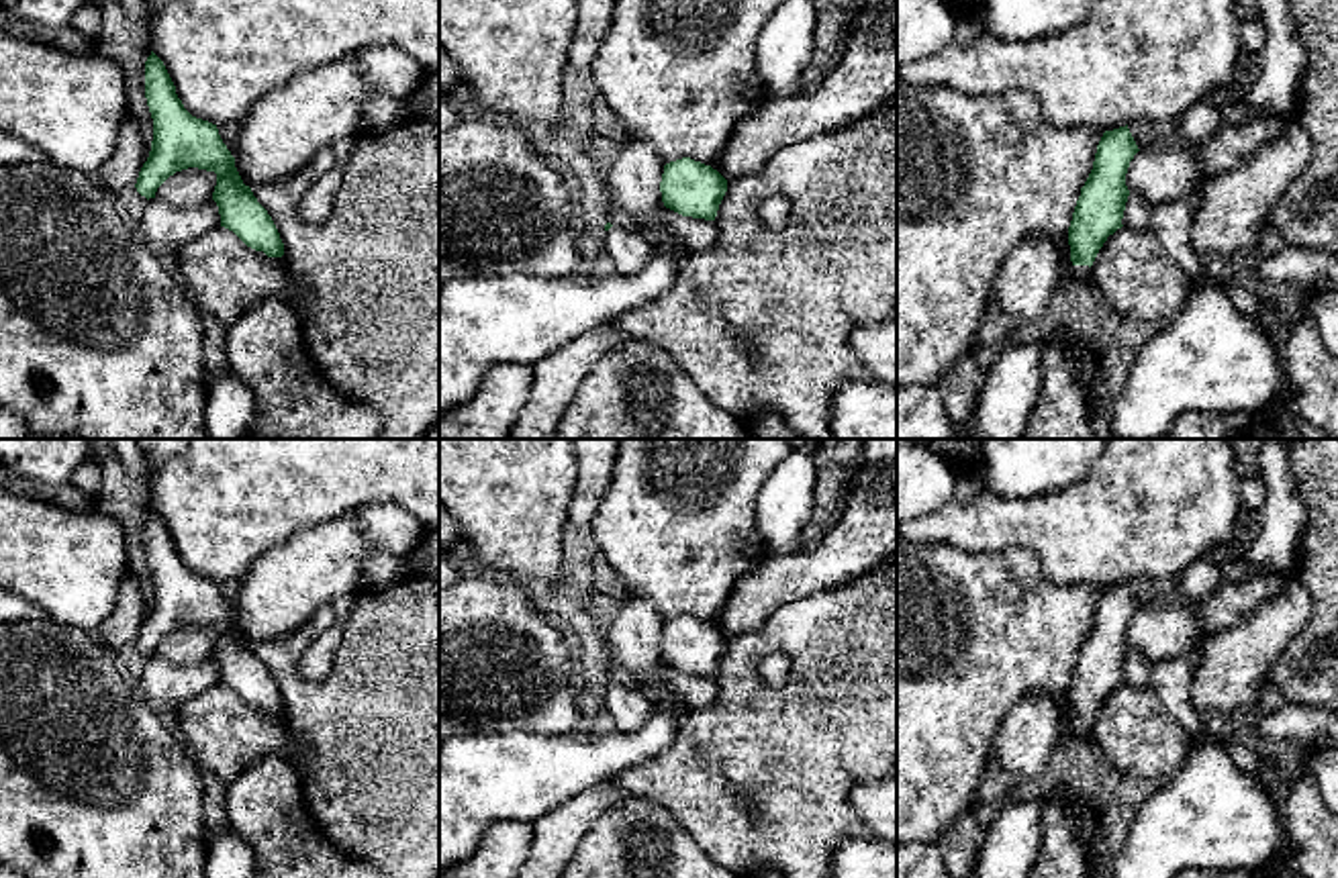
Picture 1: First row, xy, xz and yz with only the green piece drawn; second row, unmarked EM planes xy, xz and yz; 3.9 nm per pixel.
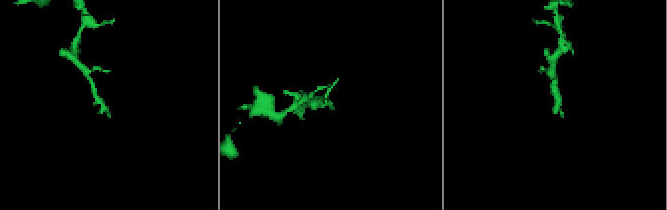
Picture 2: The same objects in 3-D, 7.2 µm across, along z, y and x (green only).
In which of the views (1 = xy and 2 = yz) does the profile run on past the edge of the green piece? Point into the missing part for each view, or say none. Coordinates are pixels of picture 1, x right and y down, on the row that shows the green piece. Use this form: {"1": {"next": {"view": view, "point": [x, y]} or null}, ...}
{"1": {"next": null}, "2": {"next": {"view": "yz", "point": [1079, 272]}}}

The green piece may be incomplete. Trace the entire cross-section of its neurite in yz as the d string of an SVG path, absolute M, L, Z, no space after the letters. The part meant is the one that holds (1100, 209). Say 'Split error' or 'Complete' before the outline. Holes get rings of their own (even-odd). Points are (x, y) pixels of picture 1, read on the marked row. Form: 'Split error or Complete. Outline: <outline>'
Split error. Outline: M1128 125L1105 131L1097 145L1093 169L1081 188L1068 227L1070 274L1077 282L1089 282L1099 249L1109 235L1124 227L1121 218L1130 196L1126 174L1138 151Z

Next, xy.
Complete. Outline: M153 51L145 61L145 98L153 118L153 141L135 184L137 192L149 200L176 172L188 167L214 172L212 200L219 206L221 227L255 251L282 257L280 233L251 188L243 184L217 125L184 108L163 61Z

